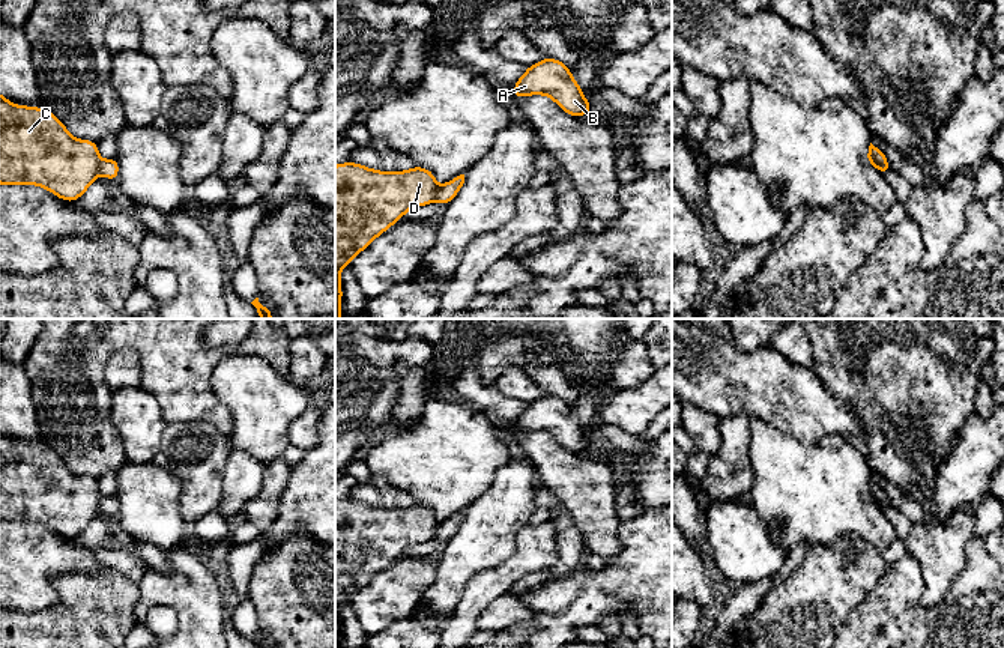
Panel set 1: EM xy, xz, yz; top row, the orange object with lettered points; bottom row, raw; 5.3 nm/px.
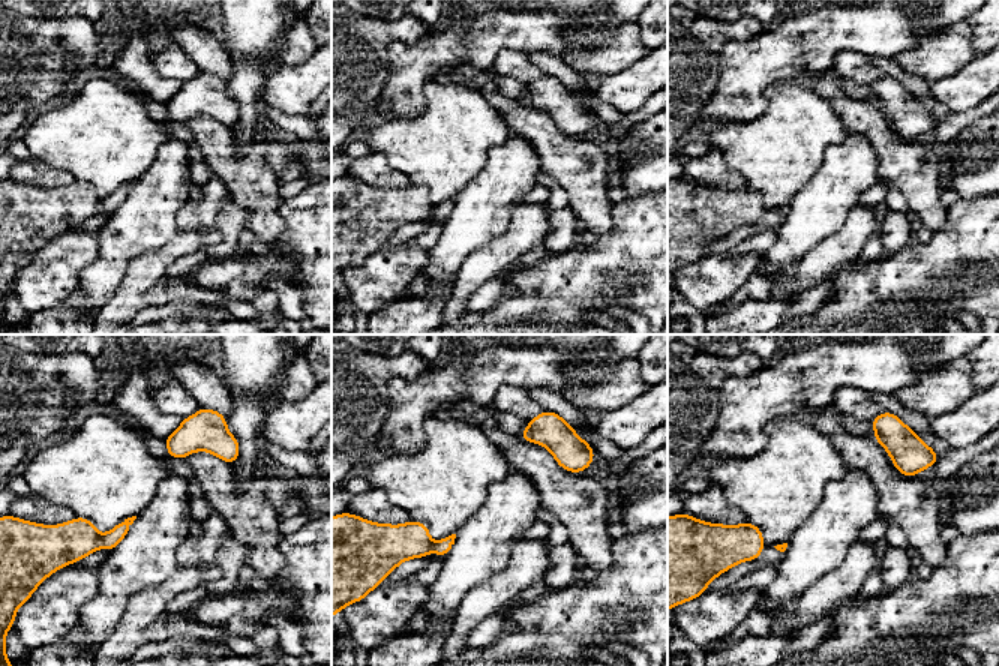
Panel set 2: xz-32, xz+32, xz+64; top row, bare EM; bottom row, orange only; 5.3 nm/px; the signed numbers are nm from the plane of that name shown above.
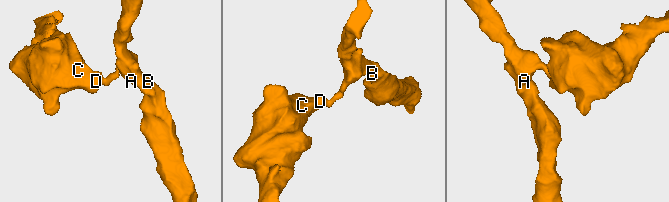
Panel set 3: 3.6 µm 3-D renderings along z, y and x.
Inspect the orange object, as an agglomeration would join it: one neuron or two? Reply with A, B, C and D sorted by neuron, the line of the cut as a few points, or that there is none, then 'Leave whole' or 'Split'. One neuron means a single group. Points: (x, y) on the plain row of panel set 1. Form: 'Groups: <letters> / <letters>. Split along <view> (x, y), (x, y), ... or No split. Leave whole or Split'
Groups: A B / C D. Split along xz (439, 523), (435, 535). Split

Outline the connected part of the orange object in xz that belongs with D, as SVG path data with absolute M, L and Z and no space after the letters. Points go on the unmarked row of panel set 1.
M347 498L335 502L335 648L343 636L340 607L379 571L418 543L436 537L431 507L379 508Z

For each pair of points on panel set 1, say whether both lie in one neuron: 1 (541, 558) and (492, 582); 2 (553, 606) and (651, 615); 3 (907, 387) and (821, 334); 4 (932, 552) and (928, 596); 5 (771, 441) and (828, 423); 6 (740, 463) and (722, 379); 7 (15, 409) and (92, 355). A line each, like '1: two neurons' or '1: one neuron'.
1: one neuron
2: one neuron
3: one neuron
4: one neuron
5: two neurons
6: two neurons
7: two neurons

